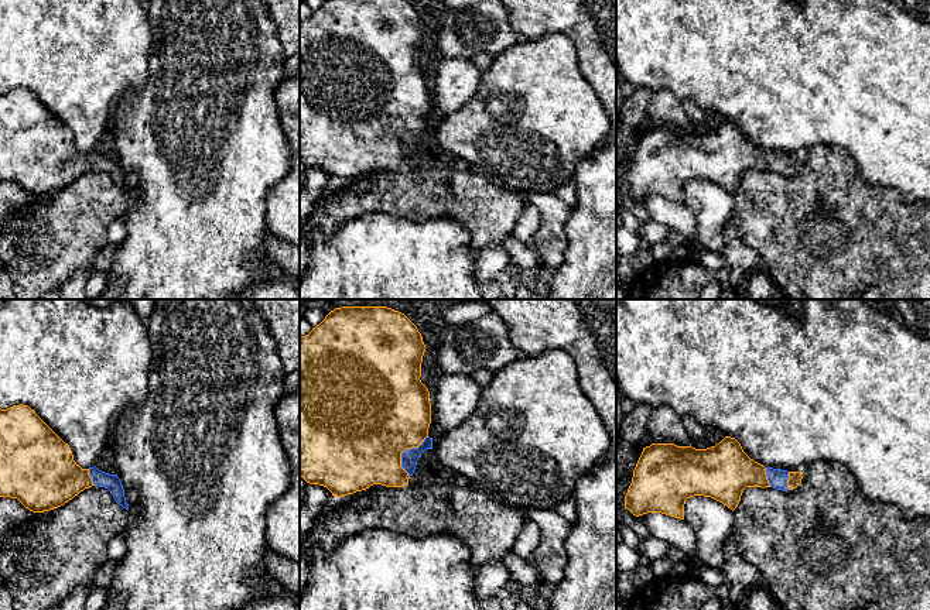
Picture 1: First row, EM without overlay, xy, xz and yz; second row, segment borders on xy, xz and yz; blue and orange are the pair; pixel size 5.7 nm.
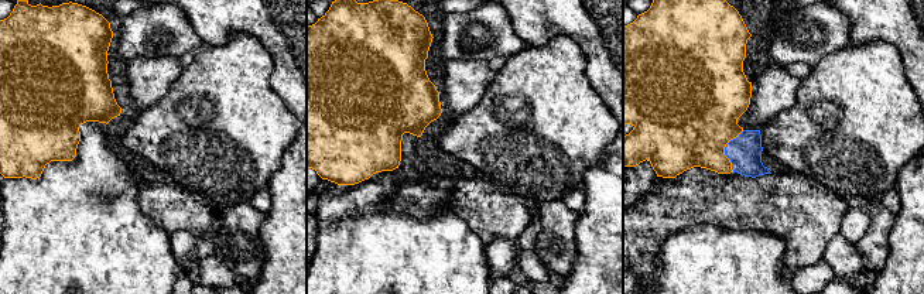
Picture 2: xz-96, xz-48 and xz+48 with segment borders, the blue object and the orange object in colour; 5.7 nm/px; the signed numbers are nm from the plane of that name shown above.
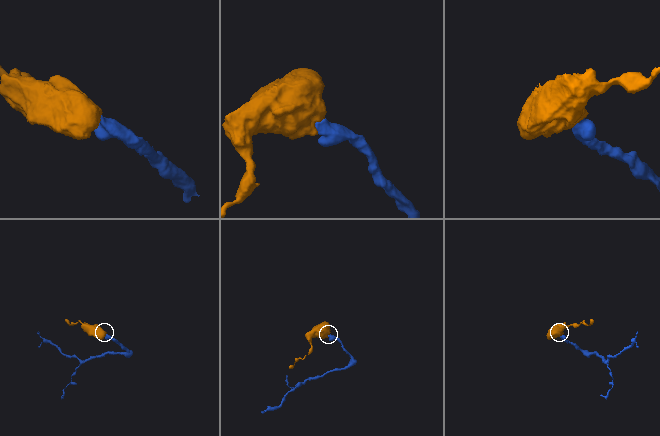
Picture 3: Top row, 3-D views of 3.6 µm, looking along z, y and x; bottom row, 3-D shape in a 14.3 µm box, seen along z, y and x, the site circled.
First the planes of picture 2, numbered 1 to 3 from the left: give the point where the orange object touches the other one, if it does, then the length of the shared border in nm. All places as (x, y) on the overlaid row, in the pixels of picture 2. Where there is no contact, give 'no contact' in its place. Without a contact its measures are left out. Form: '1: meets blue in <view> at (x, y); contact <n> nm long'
1: no contact
2: no contact
3: meets blue in xz+48 at (725, 150); contact 240 nm long

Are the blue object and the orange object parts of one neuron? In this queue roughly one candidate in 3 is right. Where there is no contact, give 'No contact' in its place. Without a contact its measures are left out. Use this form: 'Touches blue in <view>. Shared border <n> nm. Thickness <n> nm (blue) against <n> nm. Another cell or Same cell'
Touches blue in xz. Shared border 260 nm. Thickness 100 nm (blue) against 500 nm. Same cell

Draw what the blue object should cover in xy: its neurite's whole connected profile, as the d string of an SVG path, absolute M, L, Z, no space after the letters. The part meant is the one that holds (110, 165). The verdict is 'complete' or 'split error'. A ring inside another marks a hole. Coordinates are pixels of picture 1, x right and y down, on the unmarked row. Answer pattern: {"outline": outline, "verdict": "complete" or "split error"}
{"outline": "M28 89L0 92L0 181L17 182L33 196L58 192L92 169L105 171L114 185L129 193L124 172L117 158L96 150L82 152L72 134Z", "verdict": "split error"}

